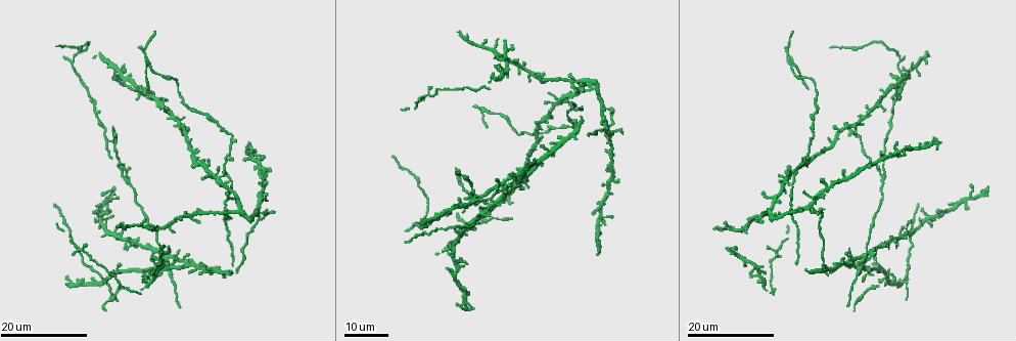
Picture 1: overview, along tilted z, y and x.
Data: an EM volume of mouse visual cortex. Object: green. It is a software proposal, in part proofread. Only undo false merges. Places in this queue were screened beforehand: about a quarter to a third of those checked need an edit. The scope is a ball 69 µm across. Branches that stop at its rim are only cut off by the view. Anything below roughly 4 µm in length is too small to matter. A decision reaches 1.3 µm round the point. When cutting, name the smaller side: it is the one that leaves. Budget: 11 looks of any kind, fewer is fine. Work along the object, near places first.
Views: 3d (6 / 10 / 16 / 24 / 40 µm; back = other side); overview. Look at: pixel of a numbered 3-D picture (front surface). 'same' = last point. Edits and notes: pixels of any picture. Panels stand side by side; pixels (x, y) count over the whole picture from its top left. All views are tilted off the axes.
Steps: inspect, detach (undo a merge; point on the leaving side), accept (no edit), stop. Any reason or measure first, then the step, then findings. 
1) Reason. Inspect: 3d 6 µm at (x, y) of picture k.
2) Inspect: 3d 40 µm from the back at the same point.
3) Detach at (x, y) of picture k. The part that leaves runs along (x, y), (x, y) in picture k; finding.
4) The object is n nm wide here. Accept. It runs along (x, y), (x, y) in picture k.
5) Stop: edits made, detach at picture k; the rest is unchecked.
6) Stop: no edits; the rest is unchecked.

Three-way junction. Inspect: 3d 24 µm at (232, 140) of picture 1.

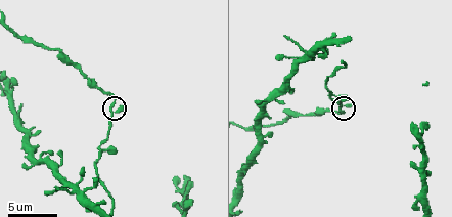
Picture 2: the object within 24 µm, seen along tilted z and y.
Inspect: 3d 6 µm at (113, 110) of picture 2.

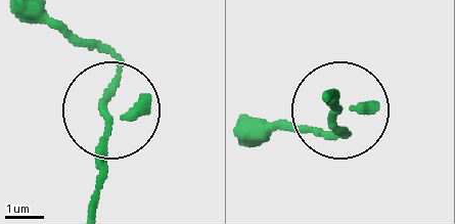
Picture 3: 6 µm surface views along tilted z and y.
Accept. One cell here.

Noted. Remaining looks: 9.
Branch point. Inspect: 3d 16 µm at (860, 268) of picture 1.

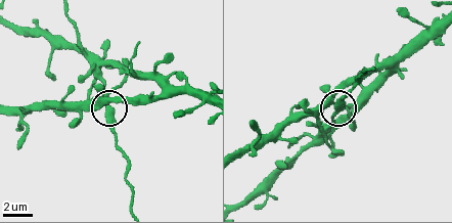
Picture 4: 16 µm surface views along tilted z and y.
Inspect: 3d 6 µm at (339, 109) of picture 4.

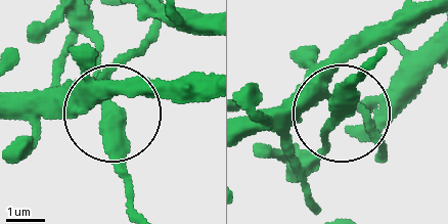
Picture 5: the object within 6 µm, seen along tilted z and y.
Accept. One cell here.

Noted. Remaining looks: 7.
Inspect: 3d 16 µm at (472, 196) of picture 1.

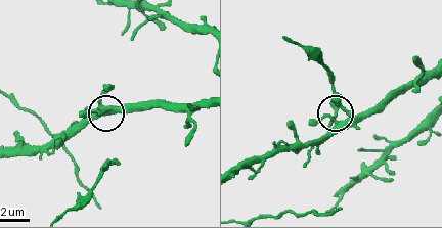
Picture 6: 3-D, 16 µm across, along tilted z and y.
Inspect: 3d 6 µm at (103, 109) of picture 6.

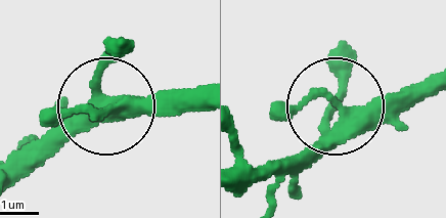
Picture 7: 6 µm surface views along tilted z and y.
Inspect: 3d 6 µm from the back at (337, 107) of picture 7.

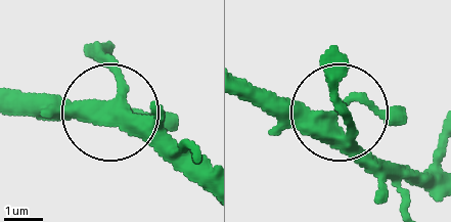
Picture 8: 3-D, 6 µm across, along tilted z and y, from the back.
Accept. It runs along (20, 97), (100, 107), (188, 164) in picture 8; continuous, no second cell.

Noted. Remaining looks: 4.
Calibre changes. Inspect: 3d 16 µm at (165, 78) of picture 1.

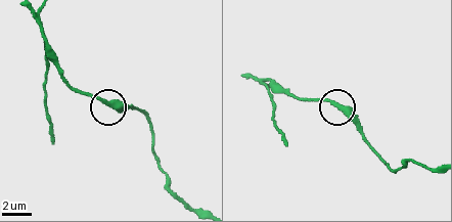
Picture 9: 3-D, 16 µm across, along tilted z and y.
Inspect: 3d 10 µm at (335, 105) of picture 9.

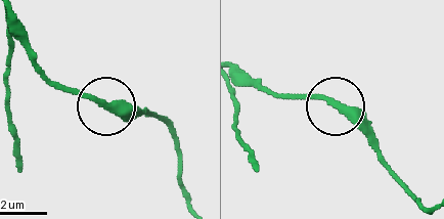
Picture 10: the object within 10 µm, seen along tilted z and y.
Inspect: 3d 6 µm at (335, 103) of picture 10.

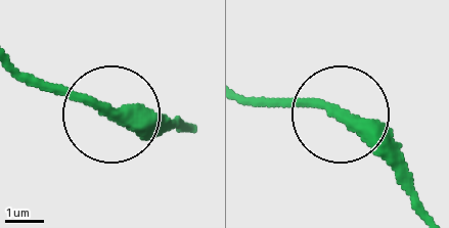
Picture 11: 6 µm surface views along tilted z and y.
Accept. It runs along (191, 128), (125, 127), (23, 81) in picture 11; continuous, no second cell.

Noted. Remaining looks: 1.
Stop: no edits; the rest is unchecked.

